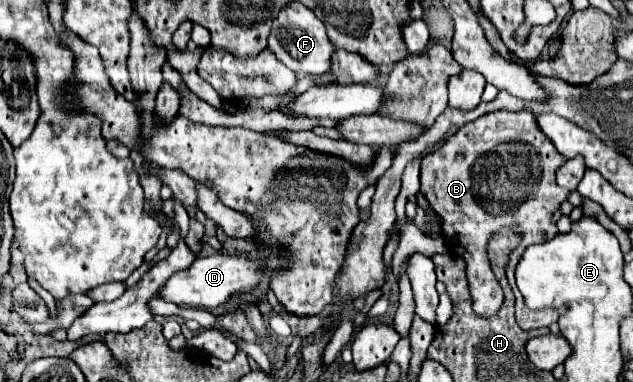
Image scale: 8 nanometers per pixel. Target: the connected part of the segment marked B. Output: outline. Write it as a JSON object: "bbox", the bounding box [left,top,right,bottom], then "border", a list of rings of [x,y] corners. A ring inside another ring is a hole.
{"bbox":[421,111,569,331],"border":[[[497,111],[487,113],[473,123],[463,125],[437,153],[427,155],[421,161],[421,193],[427,197],[431,209],[441,219],[443,227],[443,239],[451,253],[461,255],[461,247],[487,247],[493,233],[501,231],[503,227],[513,227],[517,233],[521,233],[519,247],[511,253],[509,265],[507,265],[507,281],[515,293],[515,309],[517,309],[517,325],[525,331],[537,329],[537,327],[549,327],[551,323],[557,323],[559,313],[555,309],[541,309],[531,311],[515,285],[515,267],[521,259],[521,253],[533,245],[533,243],[545,243],[557,235],[557,227],[553,223],[553,213],[559,209],[563,201],[567,201],[569,191],[563,187],[557,187],[555,183],[555,171],[565,163],[565,157],[555,149],[555,145],[541,133],[537,119],[529,111]]]}

